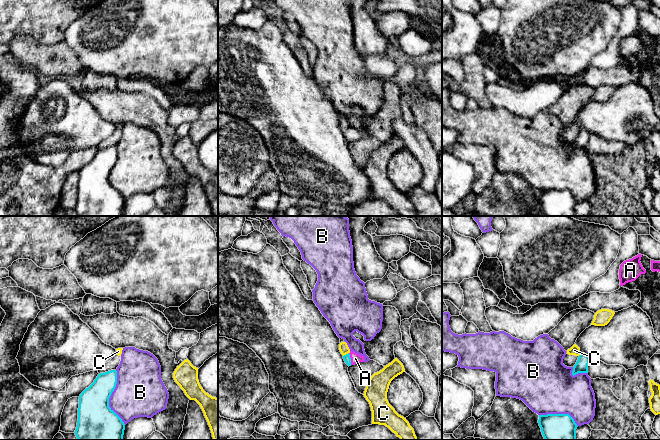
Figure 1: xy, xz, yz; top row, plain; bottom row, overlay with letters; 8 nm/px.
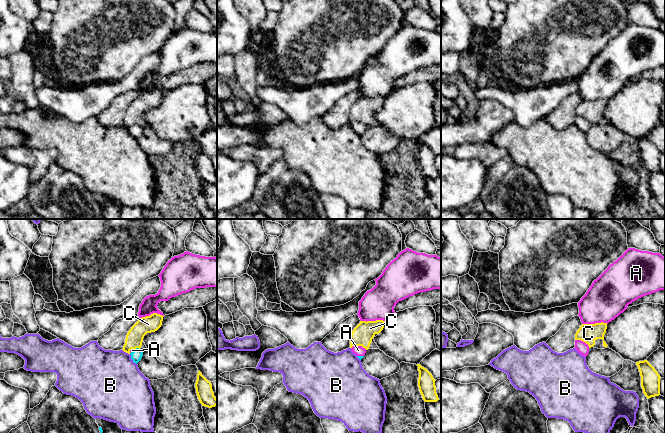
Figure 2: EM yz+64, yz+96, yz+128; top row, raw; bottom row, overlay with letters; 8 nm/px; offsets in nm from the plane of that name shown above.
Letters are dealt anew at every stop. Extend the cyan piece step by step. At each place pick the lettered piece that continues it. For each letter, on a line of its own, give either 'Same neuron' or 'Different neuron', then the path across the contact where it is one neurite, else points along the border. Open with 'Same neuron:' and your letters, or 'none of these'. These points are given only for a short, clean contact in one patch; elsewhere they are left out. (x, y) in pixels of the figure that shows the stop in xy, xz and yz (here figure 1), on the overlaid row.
Same neuron: A
A: Same neuron. Path across: xz (347, 359), (350, 359), (355, 358)
B: Different neuron
C: Different neuron. Boundary: xz (348, 352), (343, 356)

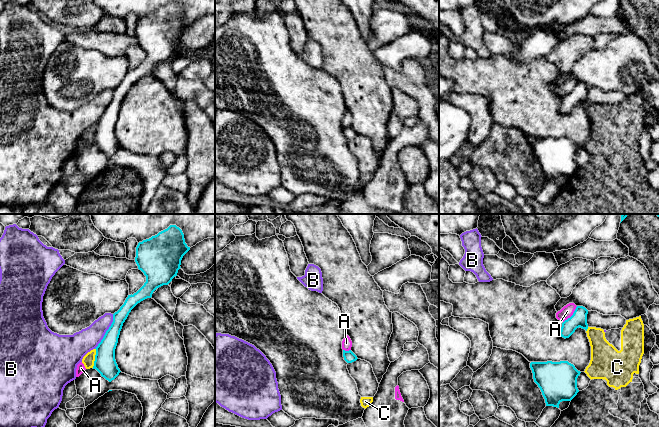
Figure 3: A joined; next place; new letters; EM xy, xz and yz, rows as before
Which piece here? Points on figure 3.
Same neuron: none of these
A: Different neuron
B: Different neuron
C: Different neuron. Boundary: xy (95, 348), (95, 360), (92, 367)

